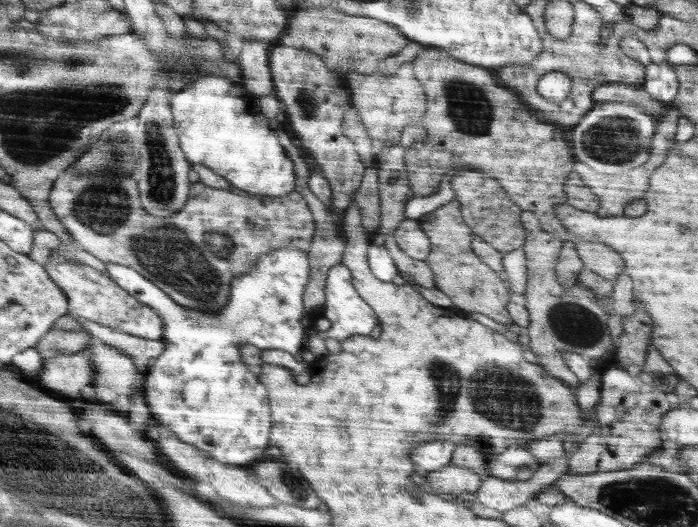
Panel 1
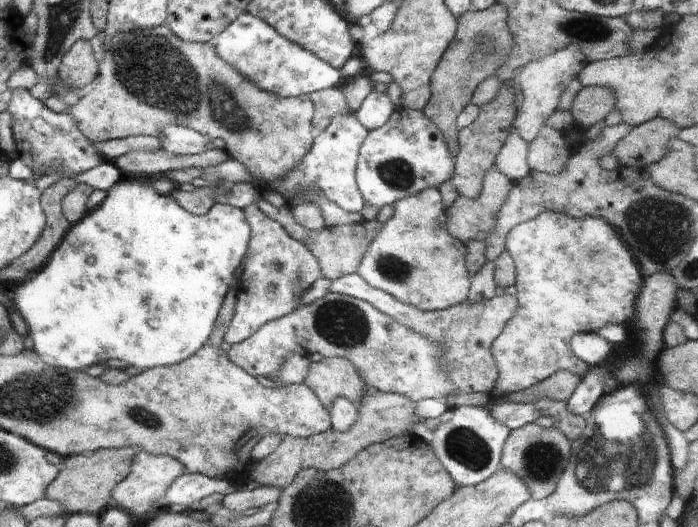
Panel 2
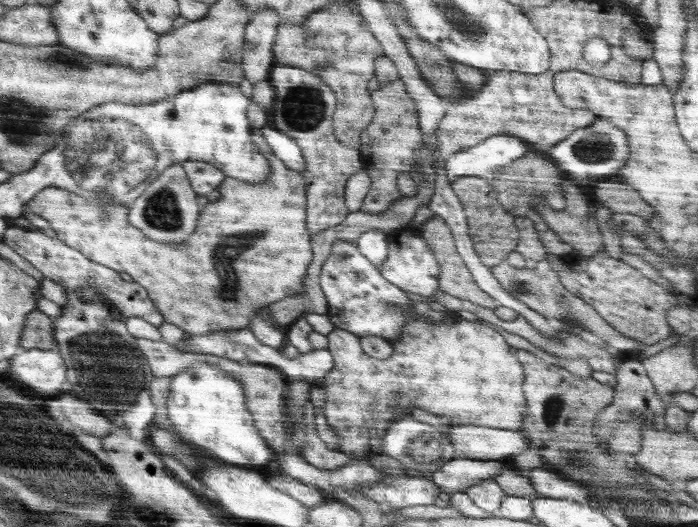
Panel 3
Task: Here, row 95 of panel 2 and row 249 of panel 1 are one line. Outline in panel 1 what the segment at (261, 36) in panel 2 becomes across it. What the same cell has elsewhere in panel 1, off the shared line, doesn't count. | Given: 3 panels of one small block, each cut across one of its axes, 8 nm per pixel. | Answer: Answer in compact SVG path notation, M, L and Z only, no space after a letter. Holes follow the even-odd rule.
M294 243L284 245L276 251L260 258L256 267L238 275L231 284L231 296L228 303L224 303L222 310L216 312L198 312L192 307L184 307L174 300L170 293L165 292L154 281L138 272L135 268L124 264L108 263L108 270L116 281L138 300L153 306L163 317L166 324L164 333L168 344L164 354L157 358L158 363L147 372L147 401L151 406L151 413L160 423L168 425L179 434L180 439L196 448L207 452L209 457L220 460L222 464L250 464L256 460L262 461L262 452L268 448L268 434L272 427L270 396L266 386L256 386L255 373L248 370L243 361L242 346L250 344L261 350L282 349L293 354L304 348L306 340L306 326L302 318L306 313L303 295L311 280L311 257L309 249L296 247Z

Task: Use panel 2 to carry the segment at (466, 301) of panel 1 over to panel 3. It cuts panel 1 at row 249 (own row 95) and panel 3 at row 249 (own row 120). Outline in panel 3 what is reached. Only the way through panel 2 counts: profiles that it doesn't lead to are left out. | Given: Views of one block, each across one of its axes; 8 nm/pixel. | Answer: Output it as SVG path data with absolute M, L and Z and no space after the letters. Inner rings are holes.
M432 216L432 219L427 224L422 225L420 234L427 240L429 247L432 249L436 260L441 268L441 273L438 280L439 289L451 296L473 302L474 304L483 306L484 308L492 309L498 306L495 298L490 294L484 293L479 288L478 282L474 279L471 269L466 265L463 257L459 255L458 246L455 244L455 237L452 234L451 226L448 226L444 218Z

